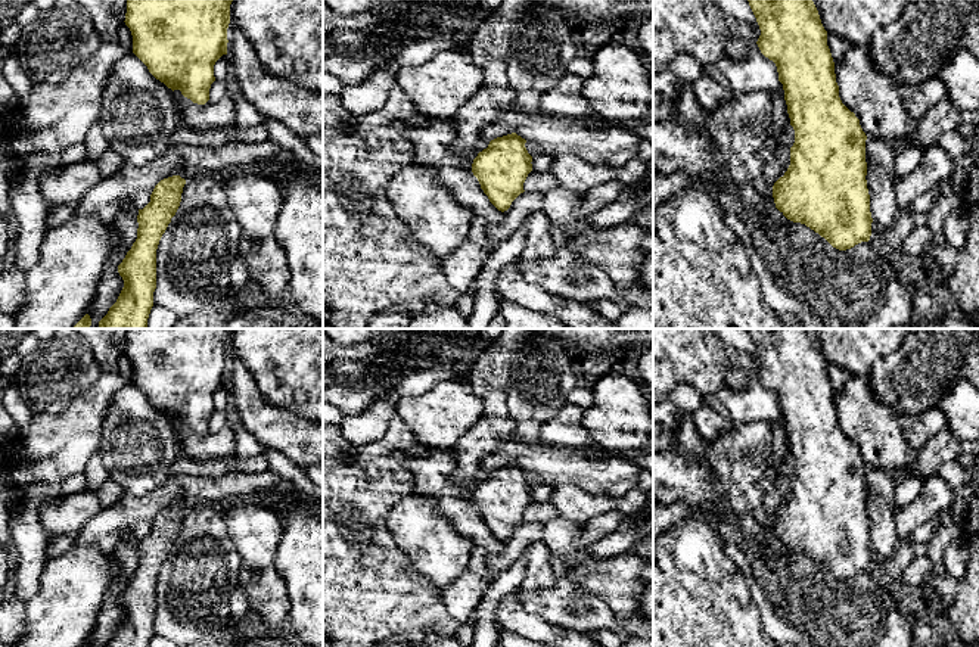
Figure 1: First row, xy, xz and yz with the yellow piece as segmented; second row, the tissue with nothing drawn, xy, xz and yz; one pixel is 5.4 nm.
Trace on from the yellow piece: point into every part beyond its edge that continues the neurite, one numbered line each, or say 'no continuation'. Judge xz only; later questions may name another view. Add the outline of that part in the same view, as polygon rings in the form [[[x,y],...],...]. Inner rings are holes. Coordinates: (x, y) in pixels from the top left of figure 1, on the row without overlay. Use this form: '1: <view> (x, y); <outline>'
no continuation

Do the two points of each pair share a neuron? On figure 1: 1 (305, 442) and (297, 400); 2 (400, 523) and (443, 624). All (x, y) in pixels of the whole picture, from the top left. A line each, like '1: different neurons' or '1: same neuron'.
1: different neurons
2: different neurons

